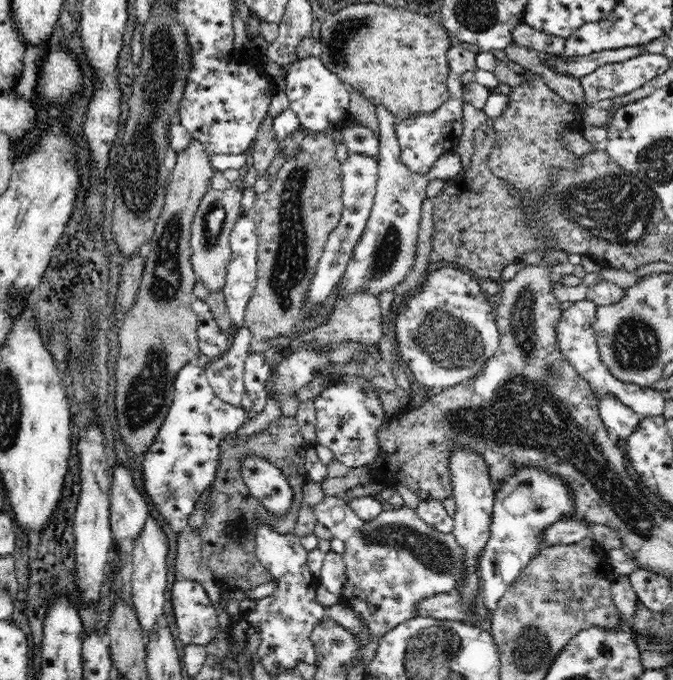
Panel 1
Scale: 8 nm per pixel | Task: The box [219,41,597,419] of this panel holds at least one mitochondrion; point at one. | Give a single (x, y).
(287, 269)

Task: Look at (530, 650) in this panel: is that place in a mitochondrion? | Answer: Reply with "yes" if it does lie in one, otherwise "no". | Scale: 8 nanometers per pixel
yes

